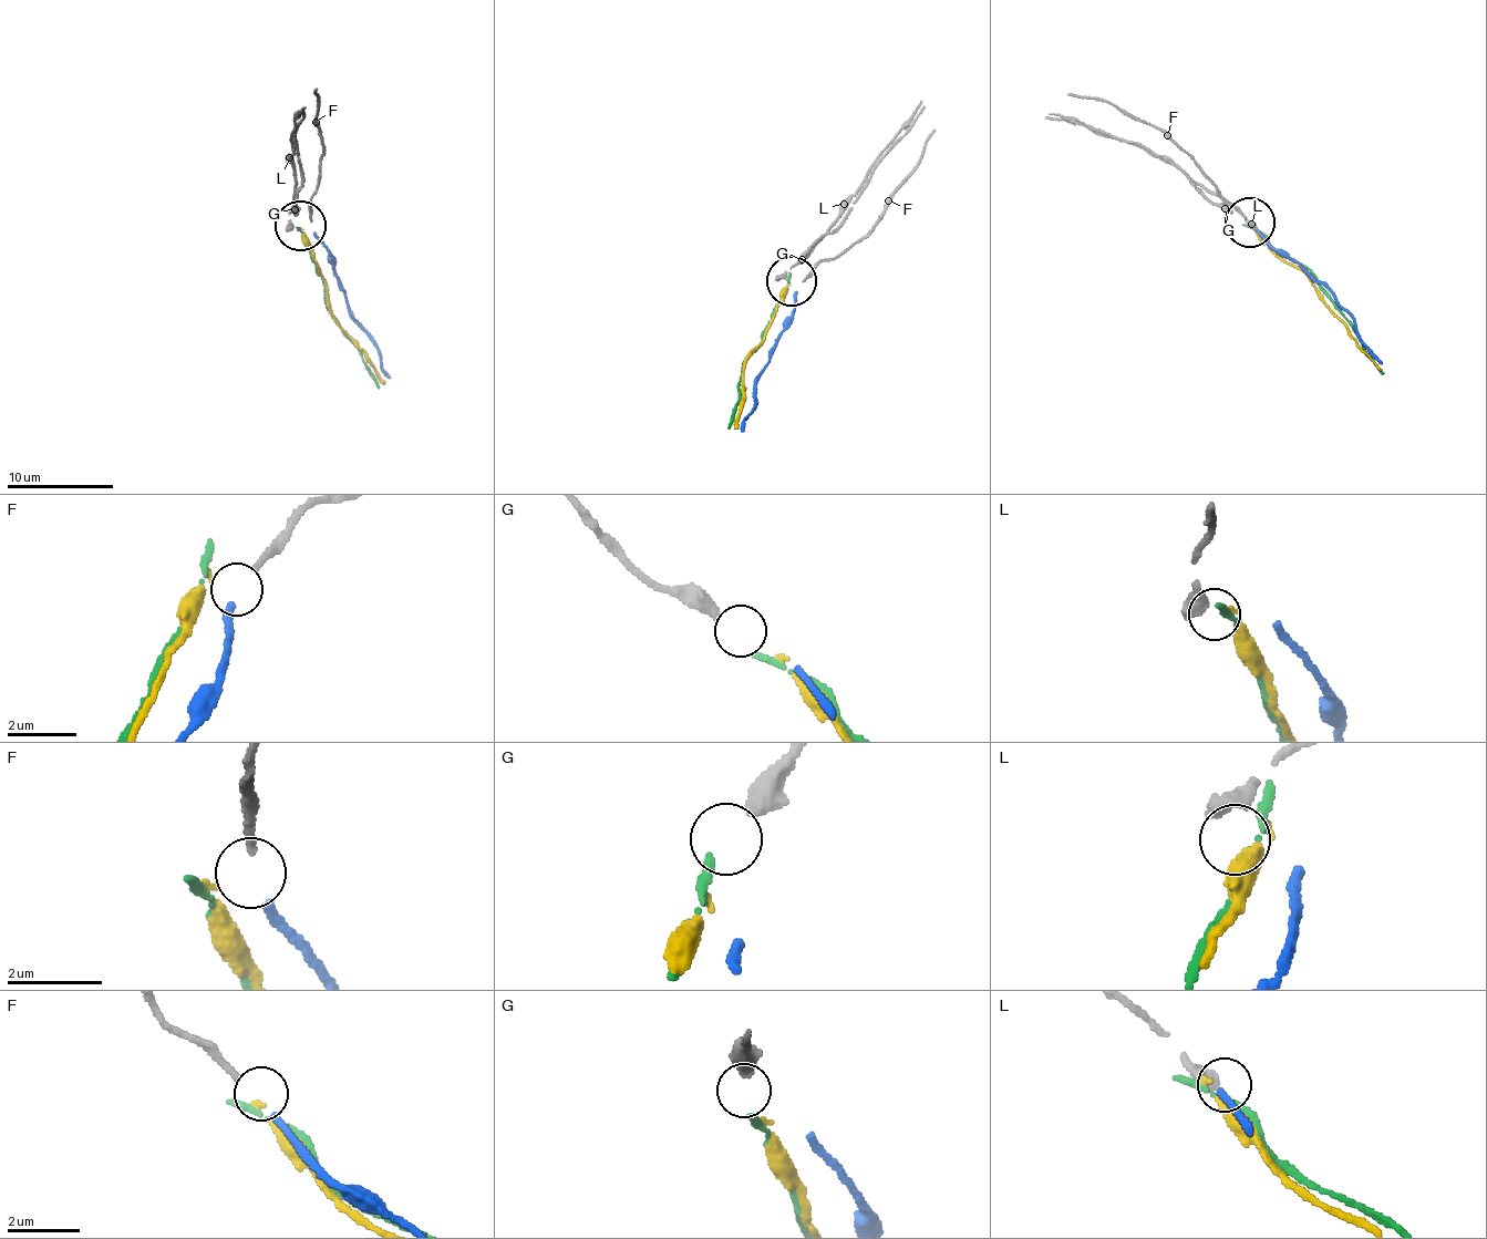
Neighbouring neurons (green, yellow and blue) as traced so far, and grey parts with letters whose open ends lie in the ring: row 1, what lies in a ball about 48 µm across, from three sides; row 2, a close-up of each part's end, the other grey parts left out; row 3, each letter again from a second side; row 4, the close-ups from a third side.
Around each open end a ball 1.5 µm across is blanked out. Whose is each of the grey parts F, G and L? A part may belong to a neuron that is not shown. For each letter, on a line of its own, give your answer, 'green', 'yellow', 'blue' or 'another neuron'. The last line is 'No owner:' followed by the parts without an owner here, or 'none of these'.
F: blue
G: green
L: another neuron
No owner: L

